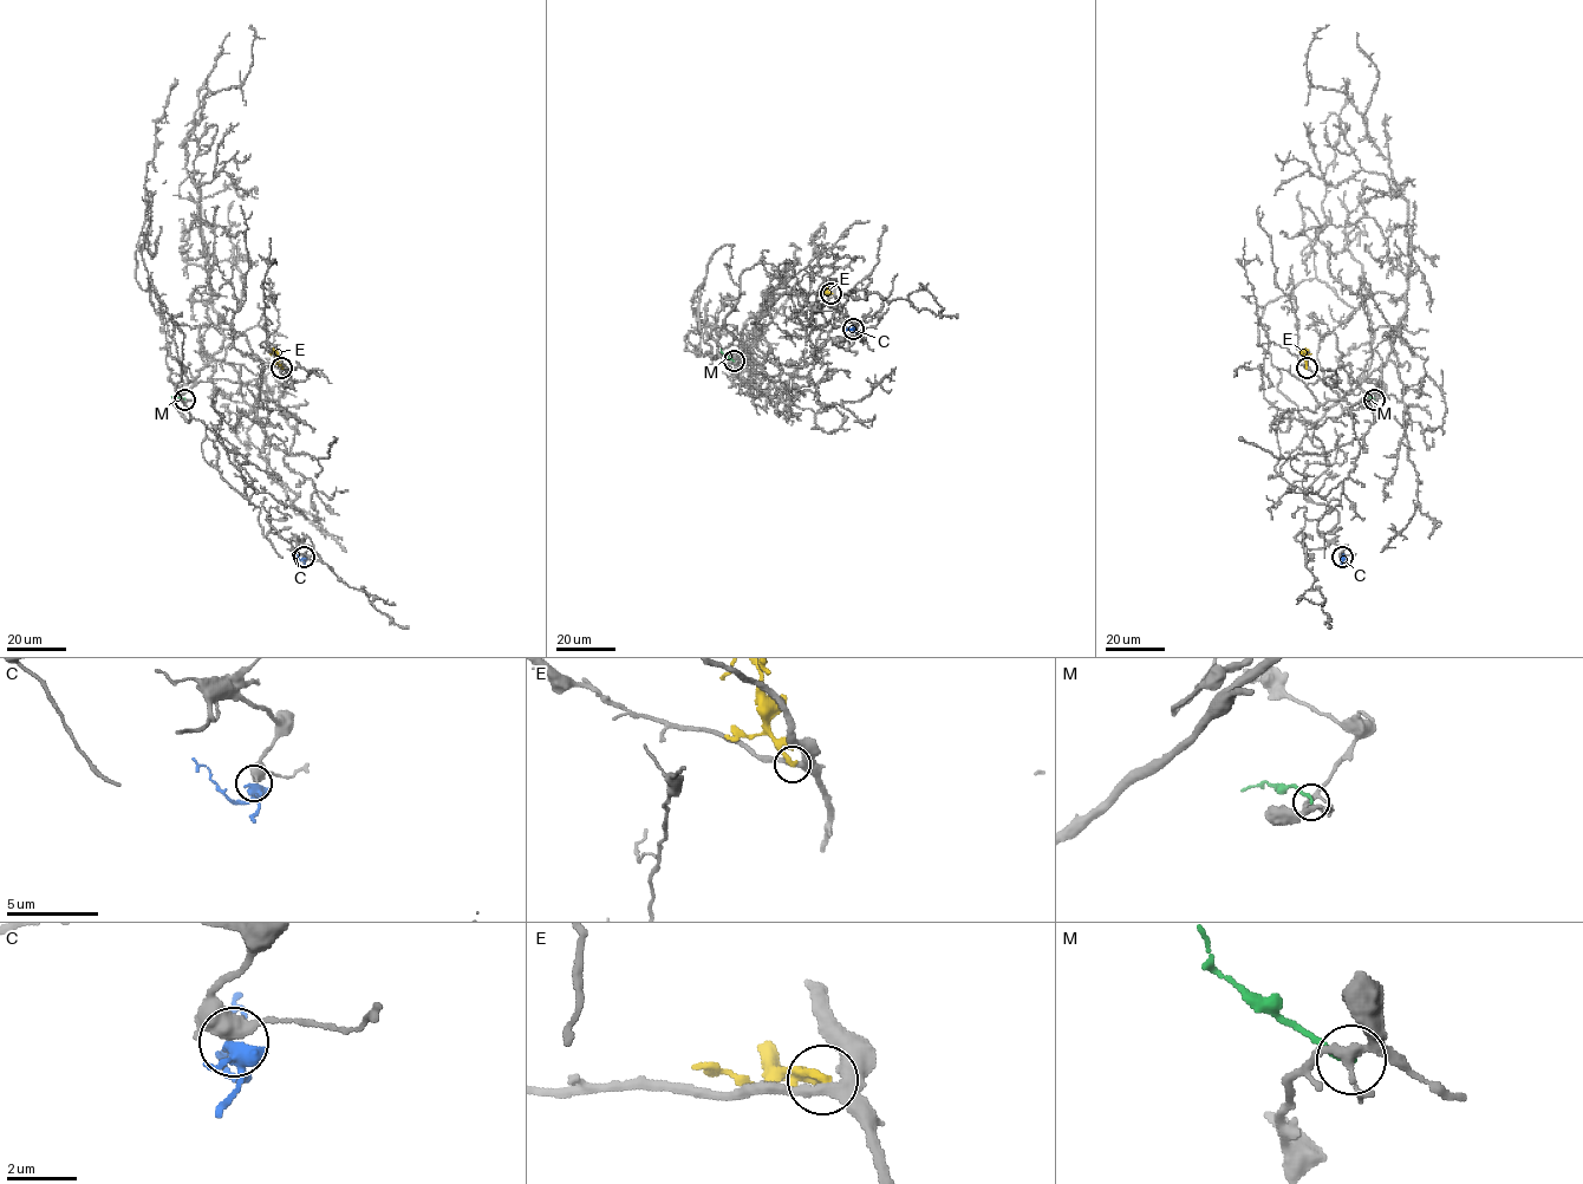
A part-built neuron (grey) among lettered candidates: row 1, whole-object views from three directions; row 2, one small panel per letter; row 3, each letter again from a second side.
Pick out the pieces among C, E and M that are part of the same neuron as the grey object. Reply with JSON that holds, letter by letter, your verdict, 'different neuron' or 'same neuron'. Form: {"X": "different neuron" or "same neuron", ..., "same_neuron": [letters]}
{"C": "different neuron", "E": "different neuron", "M": "different neuron", "same_neuron": []}

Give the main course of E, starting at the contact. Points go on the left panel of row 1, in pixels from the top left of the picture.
E: (281, 368), (277, 353), (273, 350), (271, 353)

